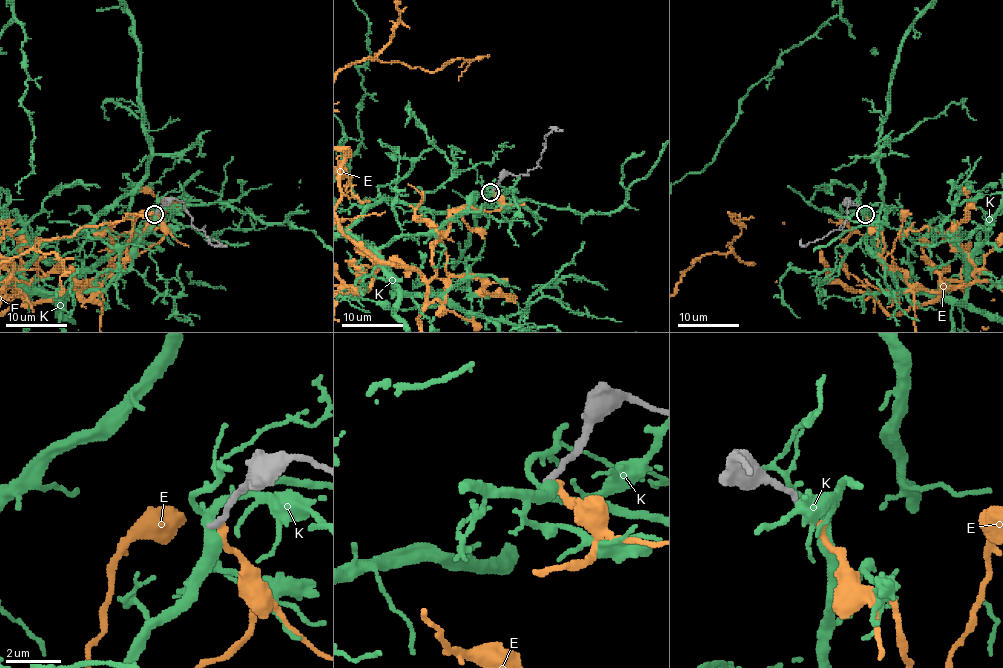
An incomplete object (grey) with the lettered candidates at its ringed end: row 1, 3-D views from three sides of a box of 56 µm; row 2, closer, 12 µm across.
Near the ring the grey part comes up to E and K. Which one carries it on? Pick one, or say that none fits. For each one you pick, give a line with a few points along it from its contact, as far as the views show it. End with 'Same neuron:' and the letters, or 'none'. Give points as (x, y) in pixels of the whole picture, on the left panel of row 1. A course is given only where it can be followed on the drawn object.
Same neuron: none

